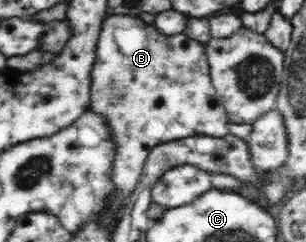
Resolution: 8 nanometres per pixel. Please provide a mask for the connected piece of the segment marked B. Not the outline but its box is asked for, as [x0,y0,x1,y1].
[88,16,230,225]

